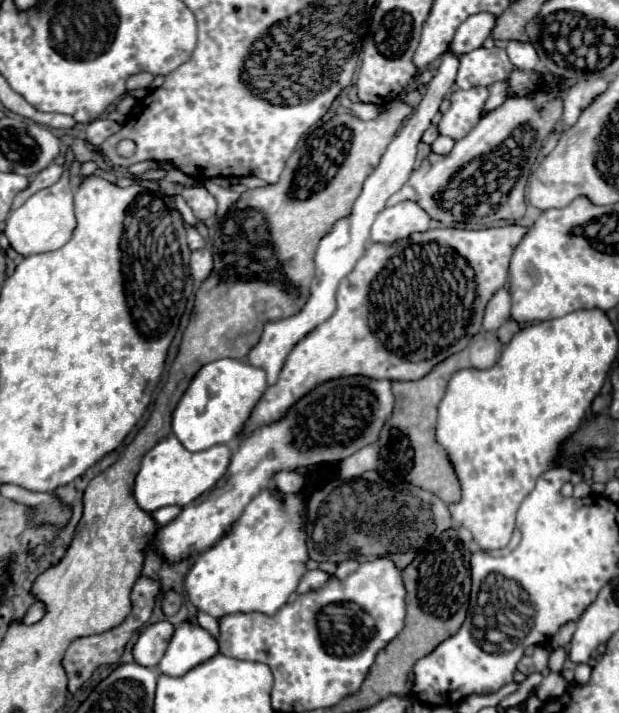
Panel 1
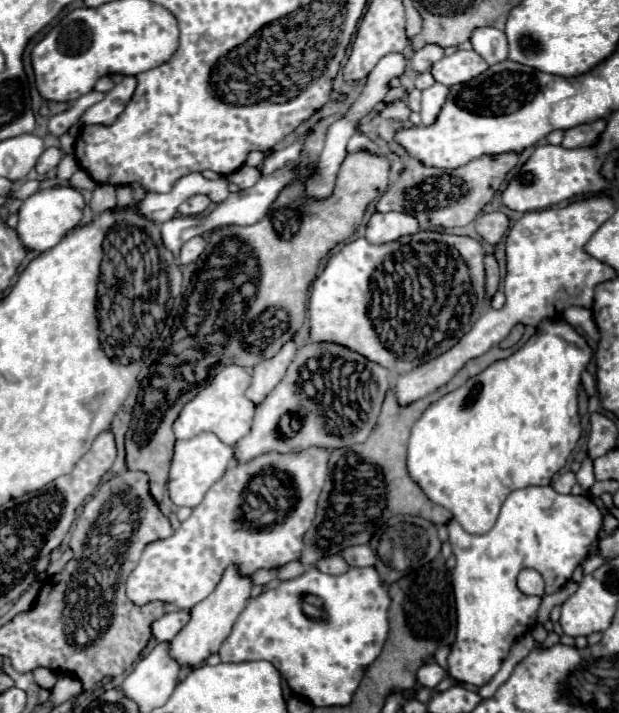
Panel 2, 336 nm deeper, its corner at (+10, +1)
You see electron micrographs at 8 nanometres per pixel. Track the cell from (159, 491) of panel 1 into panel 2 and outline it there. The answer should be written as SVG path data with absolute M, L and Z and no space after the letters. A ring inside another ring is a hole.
M200 433L188 441L176 441L174 459L172 459L172 467L170 467L170 481L168 481L170 499L176 505L196 507L202 501L204 493L216 481L222 479L224 471L228 469L228 465L232 461L234 461L234 447L222 443L214 433Z

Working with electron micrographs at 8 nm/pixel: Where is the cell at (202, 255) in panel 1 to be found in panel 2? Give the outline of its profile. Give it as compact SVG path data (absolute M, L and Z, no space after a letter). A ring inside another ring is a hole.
M202 237L190 239L188 243L182 245L182 251L180 251L180 263L182 263L182 265L188 265L188 263L196 261L196 259L200 257L200 253L204 251L204 247L206 247L206 241L204 241Z

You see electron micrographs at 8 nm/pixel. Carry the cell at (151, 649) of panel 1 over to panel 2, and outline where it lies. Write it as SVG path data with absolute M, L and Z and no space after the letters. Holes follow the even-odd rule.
M172 611L172 613L166 613L158 621L154 621L152 635L158 641L170 641L188 621L190 621L190 613L188 611Z

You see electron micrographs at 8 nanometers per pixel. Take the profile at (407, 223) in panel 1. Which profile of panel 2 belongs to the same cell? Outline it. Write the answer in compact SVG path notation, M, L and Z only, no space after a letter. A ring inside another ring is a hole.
M374 213L366 225L366 239L374 245L396 241L404 235L418 233L418 221L406 213Z

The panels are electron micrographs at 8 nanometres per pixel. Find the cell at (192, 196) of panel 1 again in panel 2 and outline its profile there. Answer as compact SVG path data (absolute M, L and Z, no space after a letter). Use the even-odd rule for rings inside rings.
M194 195L194 197L190 197L188 201L184 201L178 207L178 213L182 213L182 215L200 215L200 213L204 213L208 209L210 203L212 201L206 195Z

